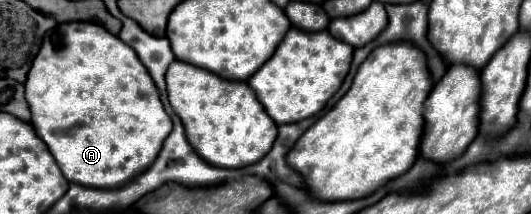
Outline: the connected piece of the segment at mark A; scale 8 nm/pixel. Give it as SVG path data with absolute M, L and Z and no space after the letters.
M65 22L55 26L53 30L49 30L45 34L45 40L39 48L39 54L33 60L33 66L27 74L27 82L25 82L25 100L31 108L31 124L35 126L37 134L41 136L41 140L49 146L49 152L55 156L63 176L73 182L73 184L81 184L81 186L89 186L89 188L101 188L101 190L113 190L113 188L121 188L125 184L129 184L133 178L137 178L139 174L143 174L157 158L157 154L161 152L161 146L165 142L165 138L169 136L169 132L173 130L171 118L169 114L163 110L163 104L159 100L159 92L155 82L151 80L149 72L145 70L145 66L141 64L141 60L137 58L137 54L133 54L133 50L129 46L125 46L125 42L121 42L117 36L109 34L103 26L99 24L91 24L91 22Z

